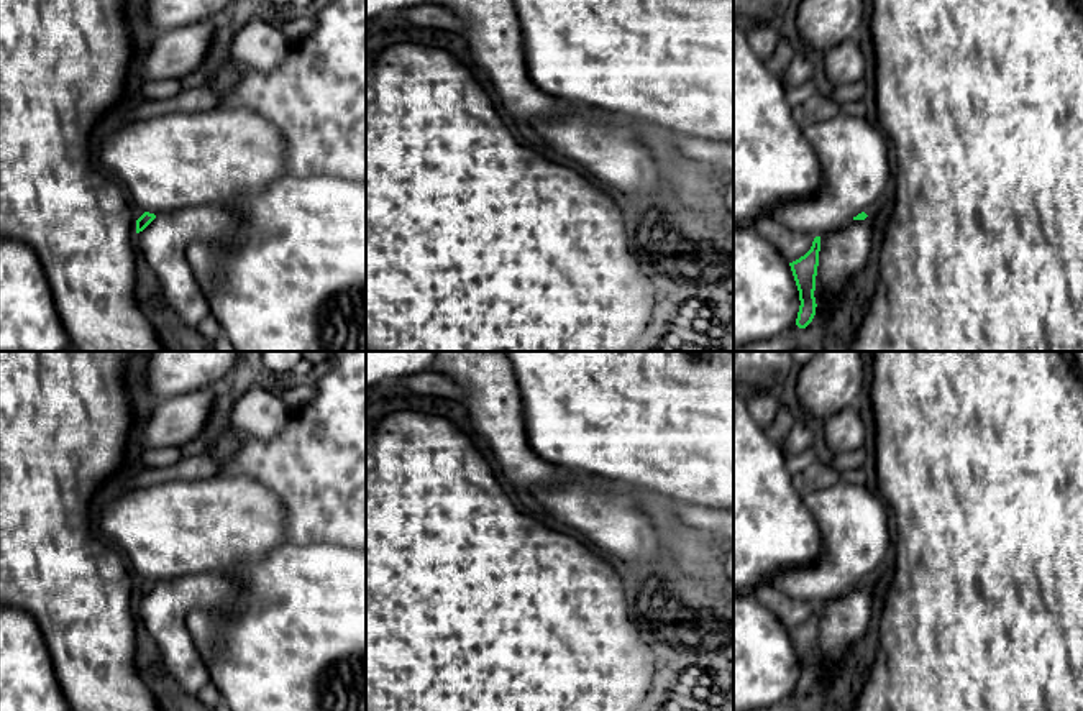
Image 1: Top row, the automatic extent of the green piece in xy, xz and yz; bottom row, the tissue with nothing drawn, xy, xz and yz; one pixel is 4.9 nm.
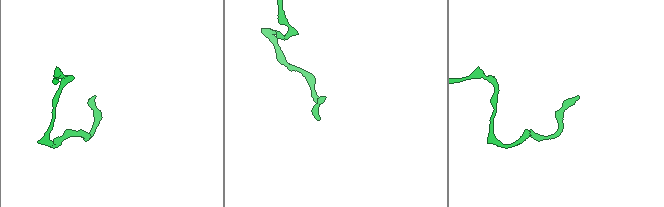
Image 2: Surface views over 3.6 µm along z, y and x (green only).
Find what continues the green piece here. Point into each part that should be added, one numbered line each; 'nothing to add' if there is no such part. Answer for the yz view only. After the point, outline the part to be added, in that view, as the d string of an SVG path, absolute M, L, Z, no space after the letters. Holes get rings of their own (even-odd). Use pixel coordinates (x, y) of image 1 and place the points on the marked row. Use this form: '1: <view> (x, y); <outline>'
1: yz (875, 211); M888 190L883 195L880 195L876 202L865 210L865 213L871 218L881 218L884 207L889 204L891 204L891 194Z

